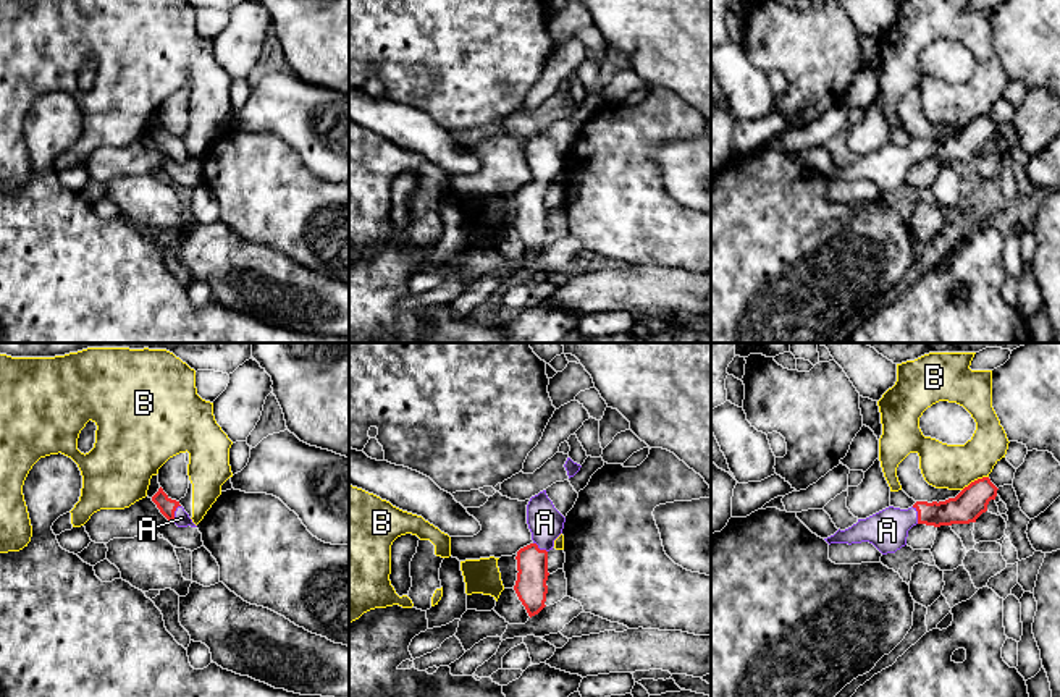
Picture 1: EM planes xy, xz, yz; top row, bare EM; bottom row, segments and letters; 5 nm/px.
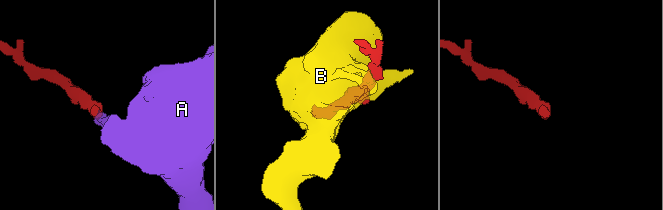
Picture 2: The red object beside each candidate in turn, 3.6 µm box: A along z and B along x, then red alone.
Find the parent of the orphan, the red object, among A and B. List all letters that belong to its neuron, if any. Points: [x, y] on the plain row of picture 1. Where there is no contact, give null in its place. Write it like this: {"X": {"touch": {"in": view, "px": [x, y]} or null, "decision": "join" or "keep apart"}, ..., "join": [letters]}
{"A": {"touch": {"in": "yz", "px": [918, 152]}, "decision": "join"}, "B": {"touch": {"in": "yz", "px": [975, 118]}, "decision": "keep apart"}, "join": ["A"]}

